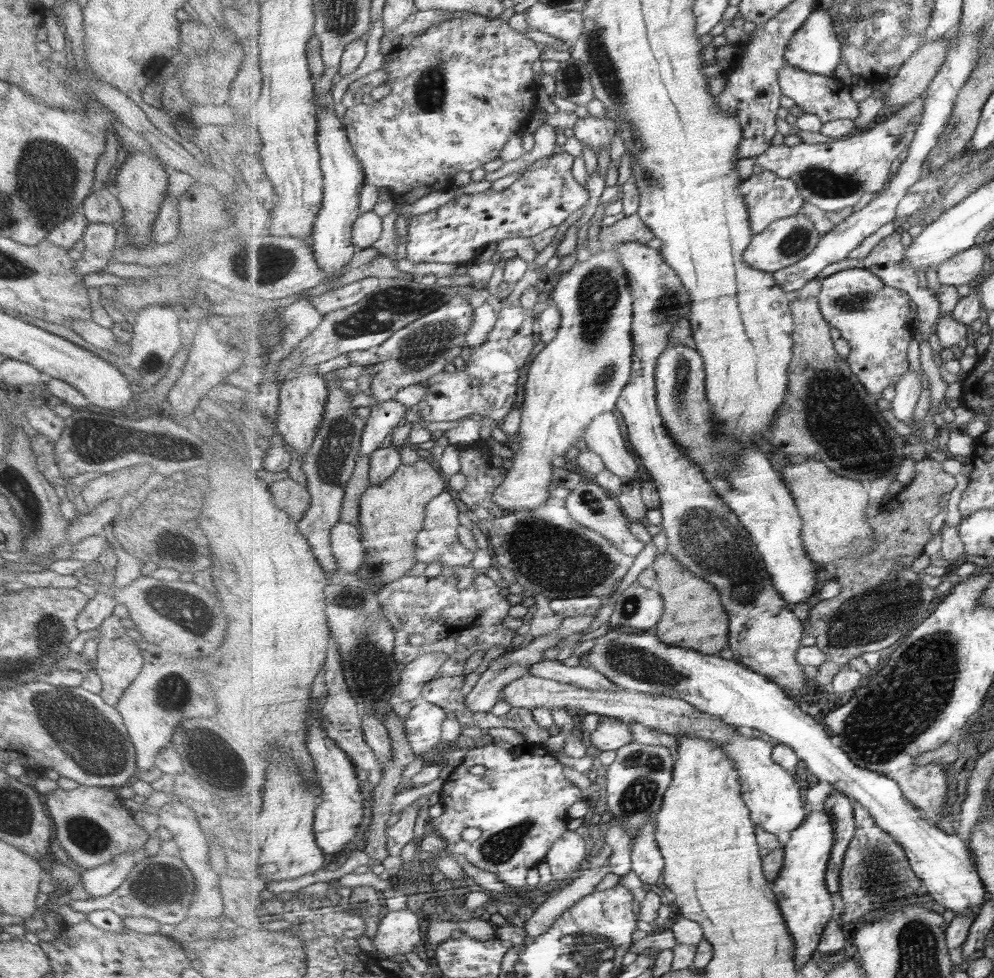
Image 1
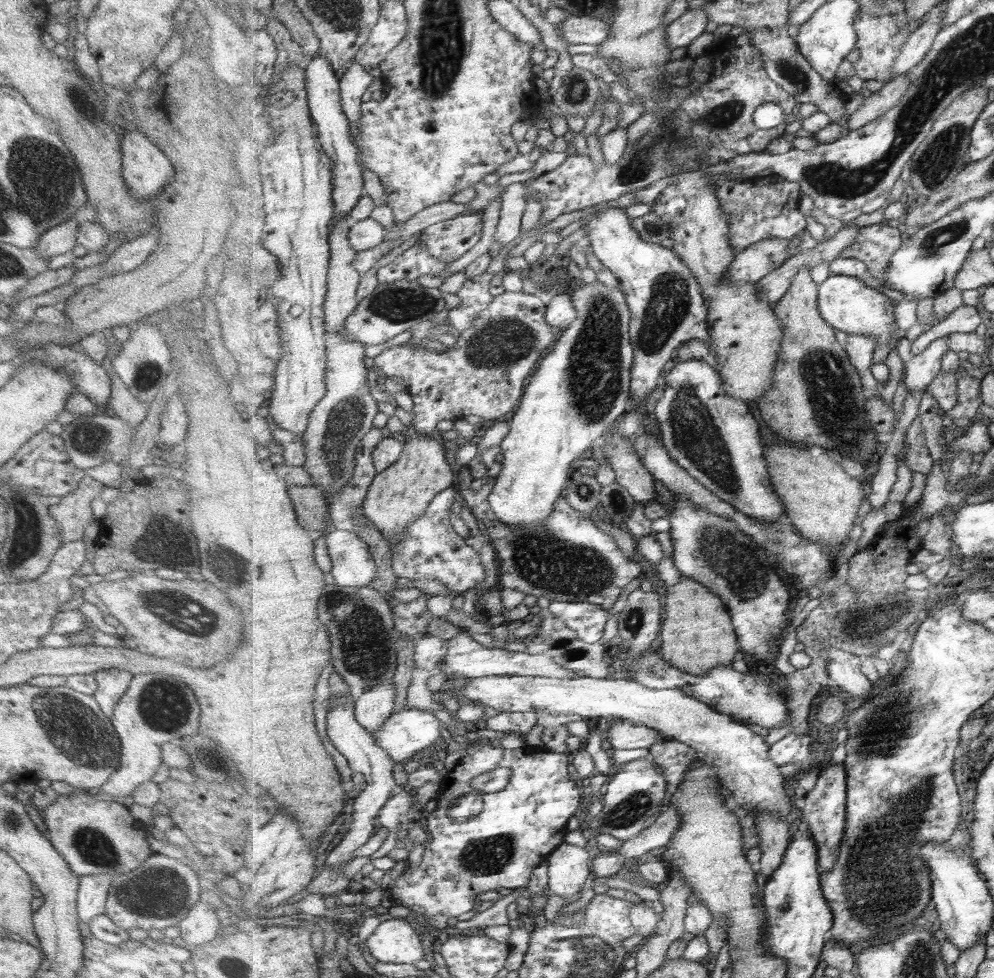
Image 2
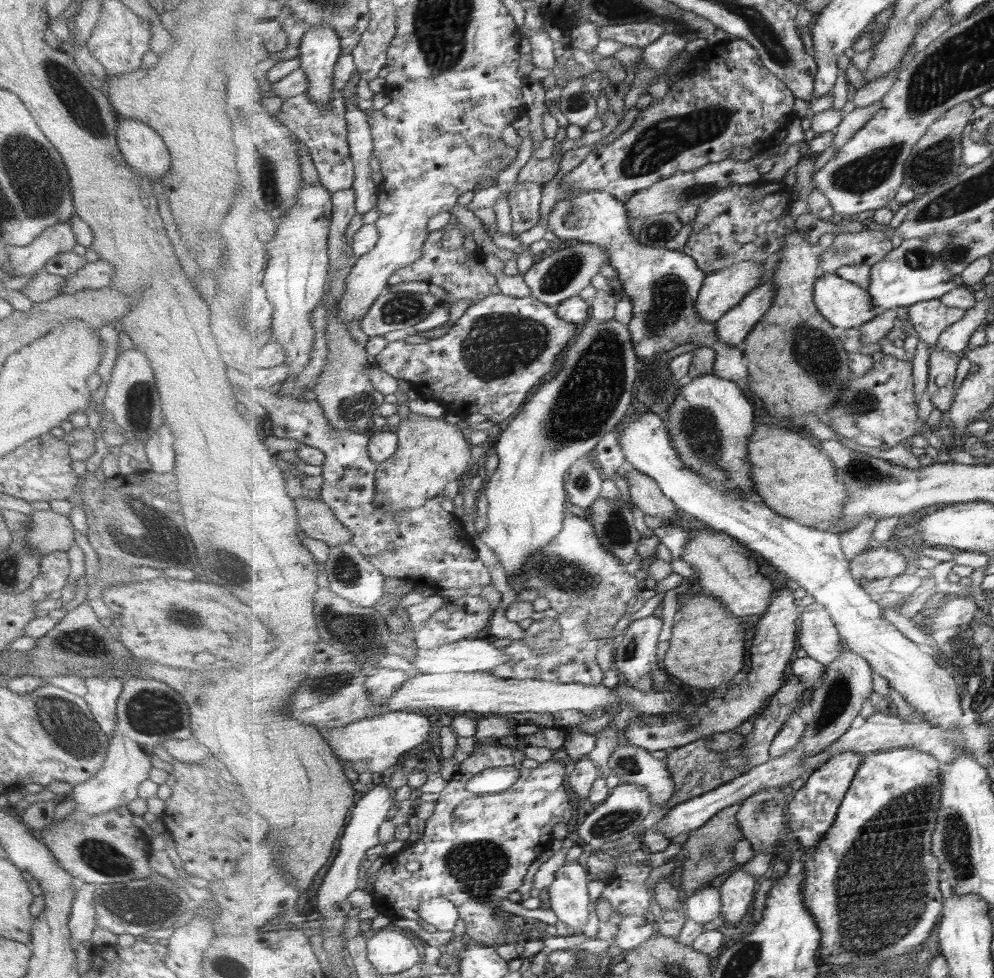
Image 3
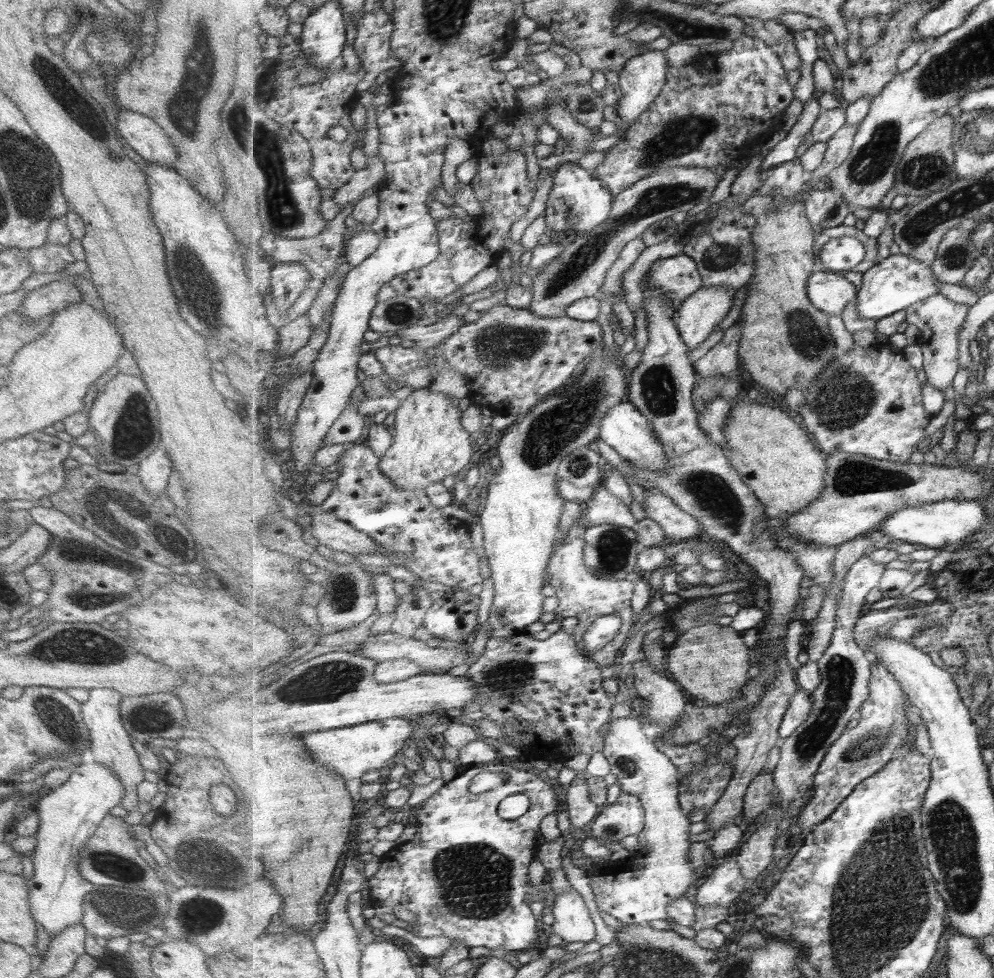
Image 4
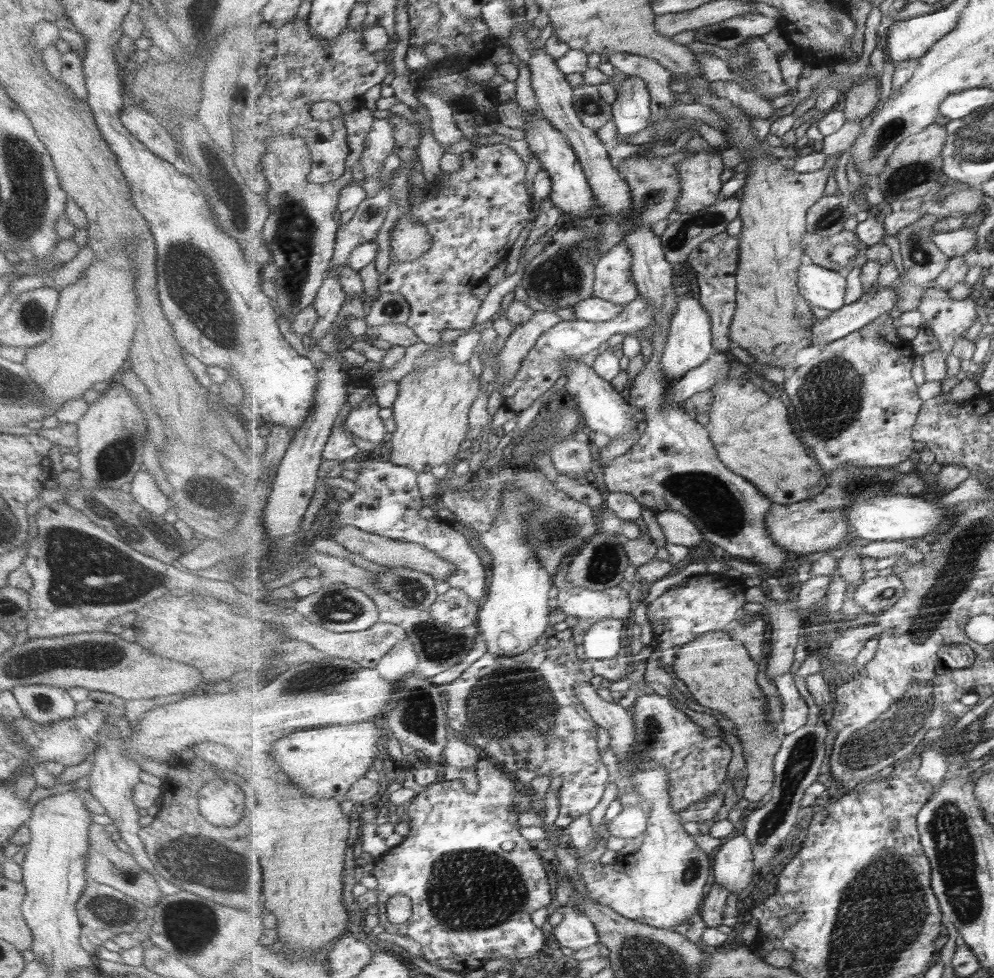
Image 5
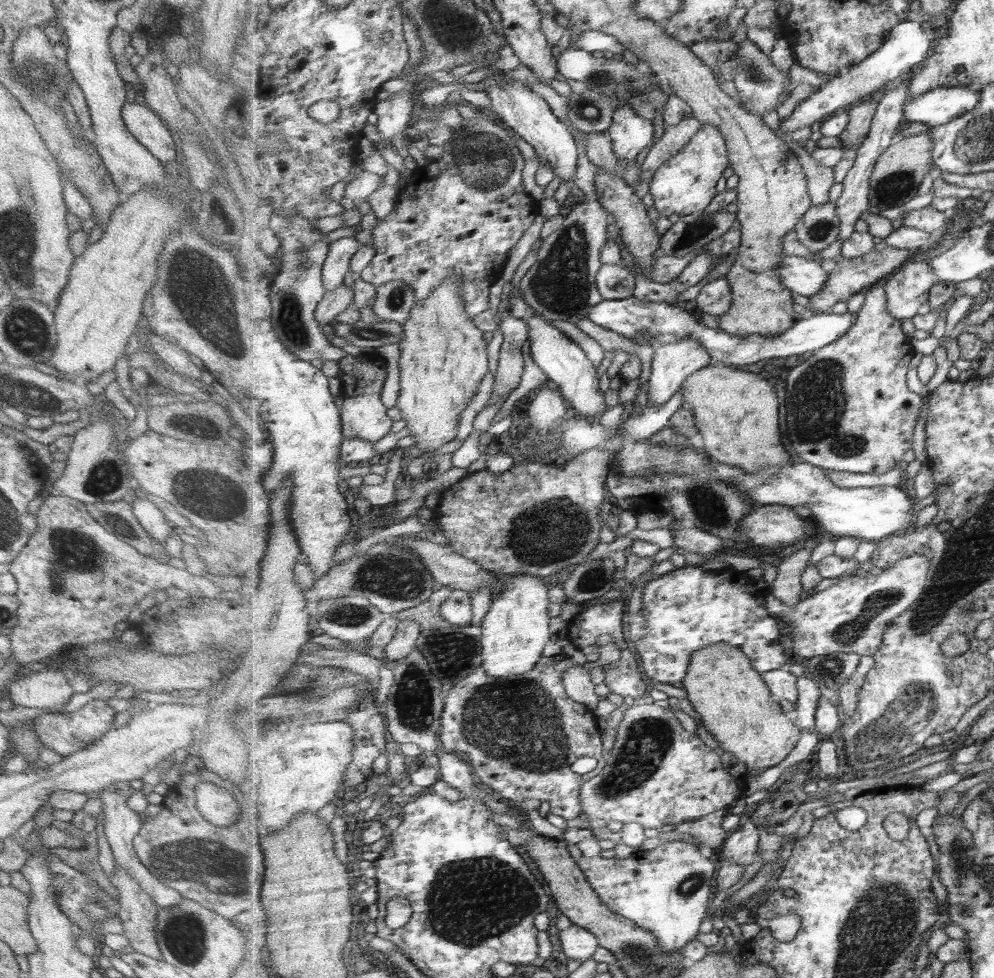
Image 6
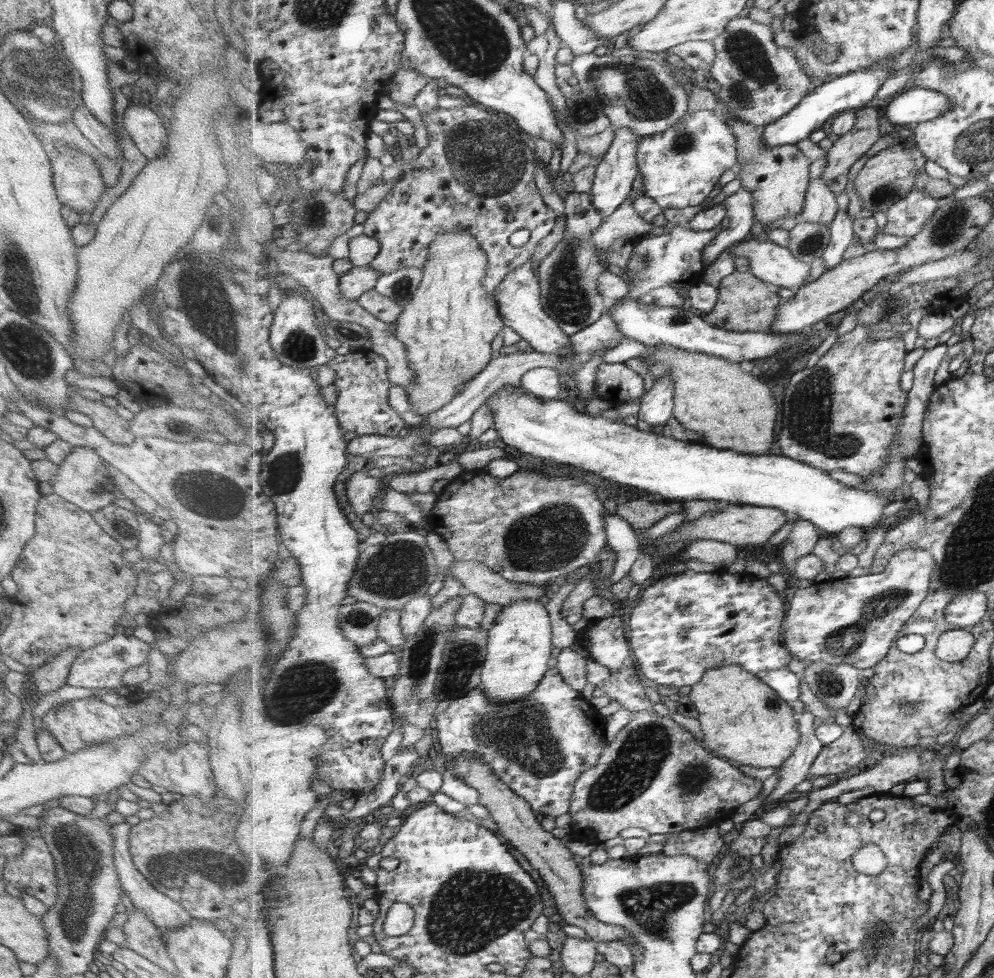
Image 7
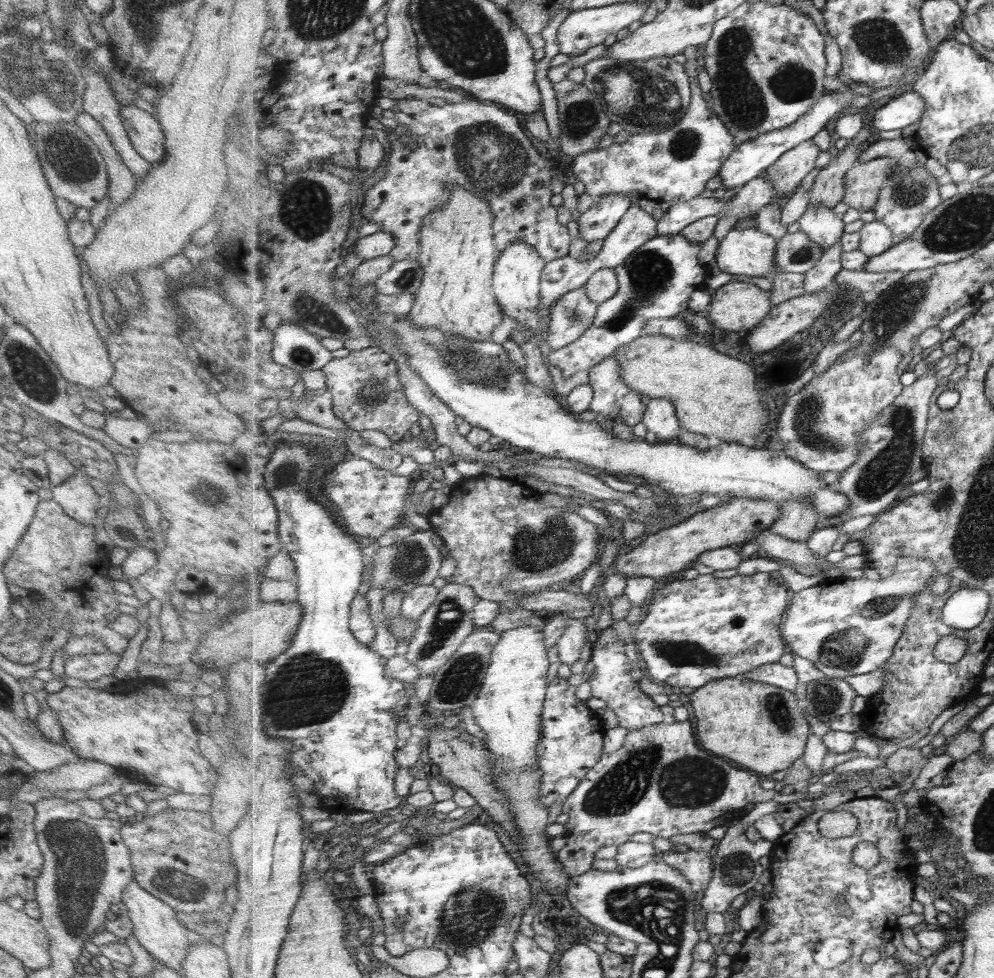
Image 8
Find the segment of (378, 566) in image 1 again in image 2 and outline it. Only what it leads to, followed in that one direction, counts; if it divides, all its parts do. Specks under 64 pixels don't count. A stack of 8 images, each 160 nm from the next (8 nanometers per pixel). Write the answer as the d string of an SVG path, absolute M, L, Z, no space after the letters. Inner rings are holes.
M410 432L406 436L401 458L373 479L368 496L364 500L365 516L376 524L384 536L404 534L409 525L421 519L433 499L448 488L455 487L457 474L447 462L445 441L436 433L421 434Z

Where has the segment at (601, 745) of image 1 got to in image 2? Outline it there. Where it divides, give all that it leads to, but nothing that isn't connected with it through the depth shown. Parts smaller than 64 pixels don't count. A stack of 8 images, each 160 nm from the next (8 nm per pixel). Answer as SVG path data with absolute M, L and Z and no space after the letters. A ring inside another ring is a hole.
M612 720L604 727L608 729L608 741L612 750L637 750L641 748L649 750L657 740L666 739L659 731L644 725L635 725L629 720L625 722Z

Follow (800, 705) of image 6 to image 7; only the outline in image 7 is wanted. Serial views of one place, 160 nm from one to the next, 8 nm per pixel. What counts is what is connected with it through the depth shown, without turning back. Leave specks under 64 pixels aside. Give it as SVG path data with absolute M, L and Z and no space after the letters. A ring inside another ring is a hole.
M807 710L799 716L801 730L801 745L795 750L795 753L788 758L781 768L779 775L779 787L772 794L763 800L765 808L774 806L774 800L785 796L787 792L793 791L793 788L804 780L811 780L811 768L815 764L817 757L821 755L824 748L823 742L817 738L815 729L815 714Z

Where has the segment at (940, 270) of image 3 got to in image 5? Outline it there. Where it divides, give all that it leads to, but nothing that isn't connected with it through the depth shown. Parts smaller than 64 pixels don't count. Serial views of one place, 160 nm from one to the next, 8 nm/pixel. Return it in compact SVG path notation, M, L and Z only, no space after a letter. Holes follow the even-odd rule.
M873 287L869 294L847 304L842 310L832 312L826 319L819 319L813 327L812 339L820 348L820 342L832 343L839 339L849 338L851 333L875 322L880 316L897 309L899 294L895 288L877 290Z

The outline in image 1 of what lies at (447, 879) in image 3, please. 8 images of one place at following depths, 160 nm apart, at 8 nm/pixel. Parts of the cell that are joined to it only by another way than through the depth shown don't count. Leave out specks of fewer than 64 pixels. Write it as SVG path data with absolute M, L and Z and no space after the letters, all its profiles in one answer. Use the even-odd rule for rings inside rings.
M488 739L468 750L463 762L454 768L439 792L444 811L430 820L430 823L446 842L447 849L439 855L425 855L423 858L427 864L433 866L445 857L451 858L455 854L465 856L474 866L495 873L499 880L512 887L527 886L529 868L535 868L543 859L546 860L552 847L564 838L564 834L568 832L567 822L581 809L585 800L583 793L585 791L579 790L567 780L563 764L539 744L526 742L521 746L505 750ZM479 765L485 767L486 771L477 776L471 772L471 768ZM471 826L481 830L481 836L474 842L465 842L461 834Z

